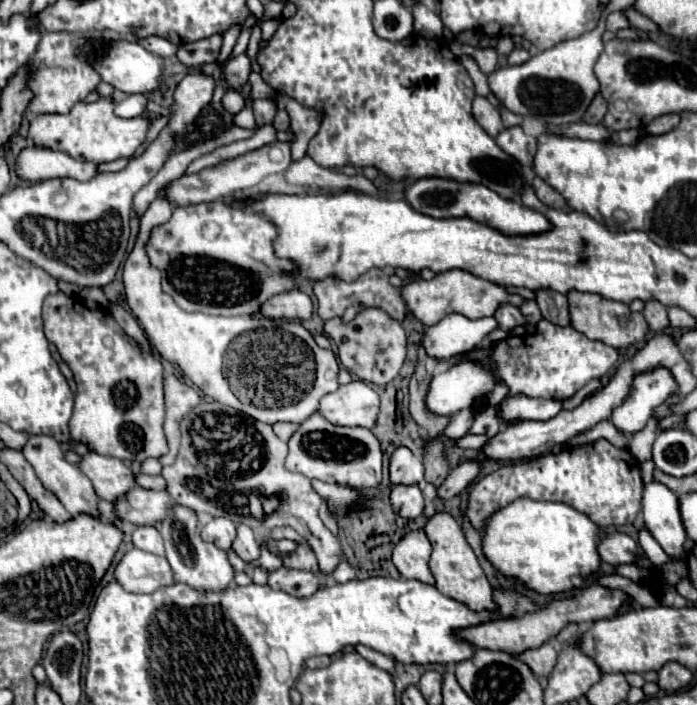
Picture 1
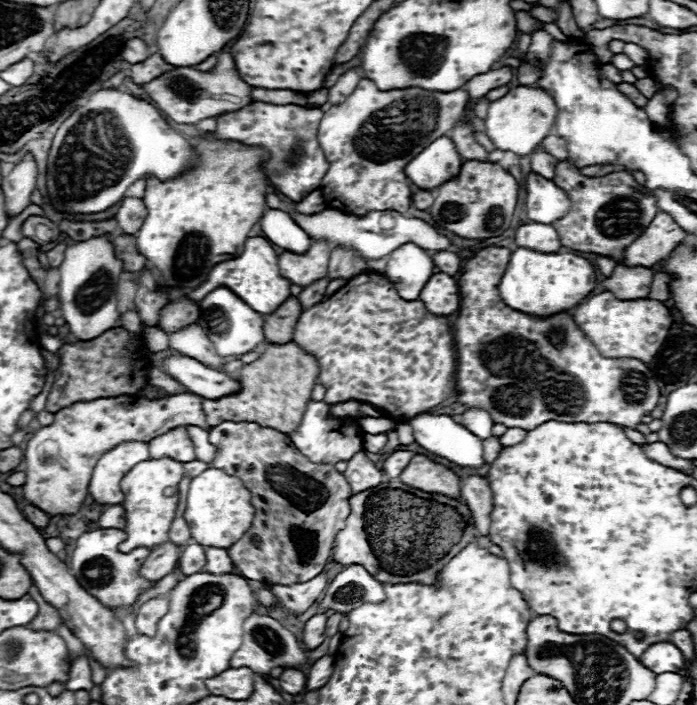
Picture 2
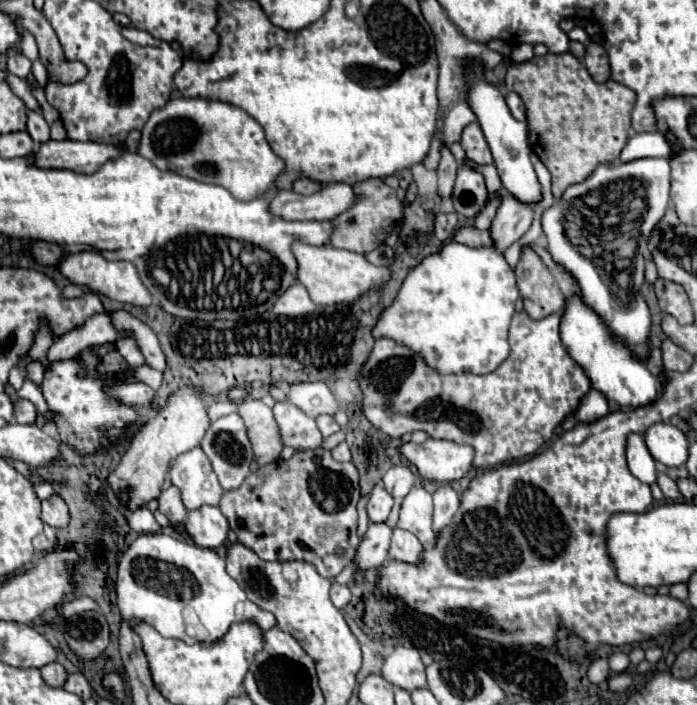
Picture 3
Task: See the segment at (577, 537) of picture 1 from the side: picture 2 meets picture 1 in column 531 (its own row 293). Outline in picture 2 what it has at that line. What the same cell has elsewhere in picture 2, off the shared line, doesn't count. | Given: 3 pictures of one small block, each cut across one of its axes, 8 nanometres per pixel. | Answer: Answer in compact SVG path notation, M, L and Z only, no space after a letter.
M516 248L500 280L500 298L506 306L534 316L550 316L560 310L570 310L596 288L596 268L586 258L572 252L534 252Z

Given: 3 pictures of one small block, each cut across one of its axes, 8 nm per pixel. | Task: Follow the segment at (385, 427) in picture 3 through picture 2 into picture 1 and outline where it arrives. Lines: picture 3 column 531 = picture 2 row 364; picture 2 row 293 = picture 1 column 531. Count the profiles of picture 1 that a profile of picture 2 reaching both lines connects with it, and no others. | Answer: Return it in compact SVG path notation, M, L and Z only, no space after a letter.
M540 320L536 332L530 336L508 336L494 346L474 348L466 356L486 356L486 352L494 352L494 372L498 372L498 378L508 384L510 394L522 392L534 398L556 400L574 396L582 386L594 378L602 378L618 362L618 350L612 346L590 340L570 326L562 328L550 324L548 320Z

